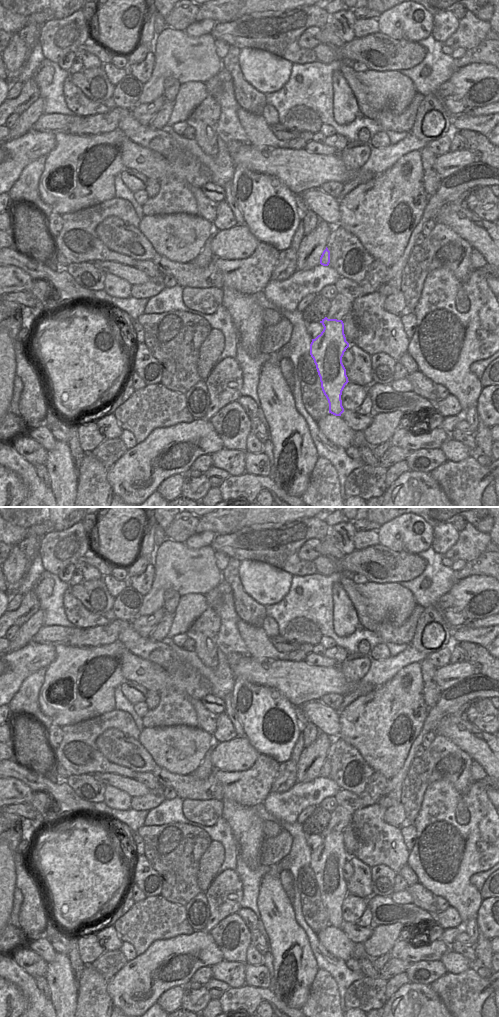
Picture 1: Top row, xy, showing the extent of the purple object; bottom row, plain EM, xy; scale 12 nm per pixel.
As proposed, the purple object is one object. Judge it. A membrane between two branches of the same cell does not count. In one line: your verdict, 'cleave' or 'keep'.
keep

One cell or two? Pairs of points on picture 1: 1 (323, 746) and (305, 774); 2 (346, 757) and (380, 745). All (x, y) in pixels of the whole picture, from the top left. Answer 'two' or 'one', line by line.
1: one
2: two

